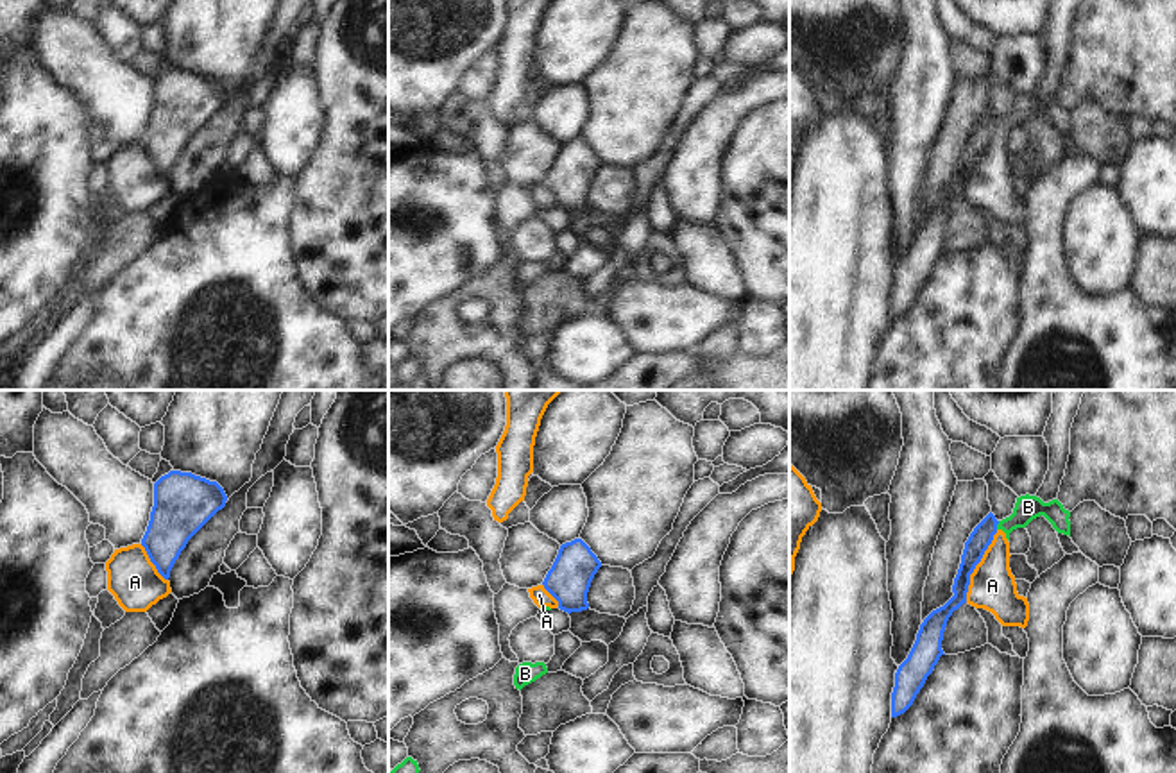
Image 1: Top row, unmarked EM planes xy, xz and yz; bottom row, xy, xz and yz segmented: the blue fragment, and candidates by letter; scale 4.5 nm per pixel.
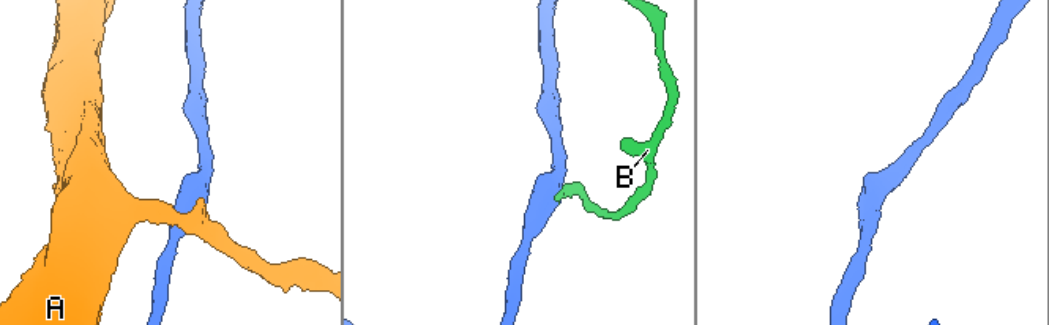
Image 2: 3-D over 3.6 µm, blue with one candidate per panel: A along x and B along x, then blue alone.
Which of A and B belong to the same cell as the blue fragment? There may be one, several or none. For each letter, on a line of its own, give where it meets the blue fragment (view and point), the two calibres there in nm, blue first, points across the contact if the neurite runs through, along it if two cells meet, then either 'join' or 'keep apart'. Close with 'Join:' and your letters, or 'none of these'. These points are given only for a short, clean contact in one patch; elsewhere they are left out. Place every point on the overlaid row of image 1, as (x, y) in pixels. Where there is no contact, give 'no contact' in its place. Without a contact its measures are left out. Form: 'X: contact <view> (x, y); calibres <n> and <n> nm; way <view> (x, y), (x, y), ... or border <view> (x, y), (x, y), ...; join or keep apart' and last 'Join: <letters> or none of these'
A: contact yz (976, 564); calibres 100 and 200 nm; keep apart
B: contact yz (997, 523); calibres 100 and 110 nm; border yz (999, 521), (996, 528); keep apart
Join: none of these

